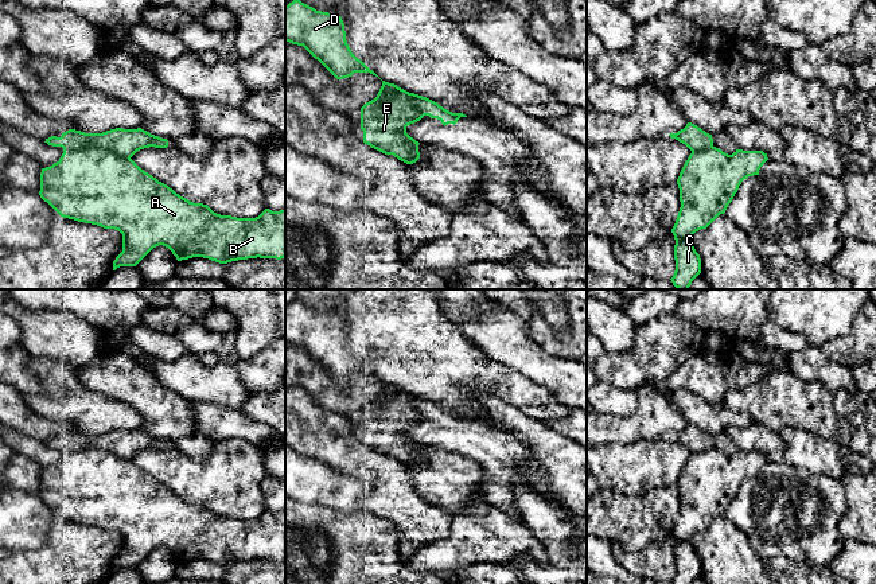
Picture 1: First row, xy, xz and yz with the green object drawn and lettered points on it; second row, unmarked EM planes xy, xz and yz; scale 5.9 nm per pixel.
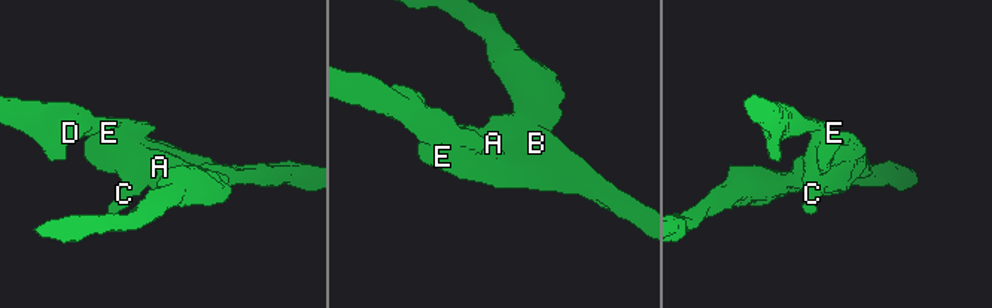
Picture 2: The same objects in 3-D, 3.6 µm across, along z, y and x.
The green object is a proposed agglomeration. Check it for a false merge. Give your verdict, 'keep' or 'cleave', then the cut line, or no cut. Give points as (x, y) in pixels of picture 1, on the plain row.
cleave | xy (63, 450), (104, 448), (129, 459)

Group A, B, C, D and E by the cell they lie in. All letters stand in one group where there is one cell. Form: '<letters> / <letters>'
A B C E / D

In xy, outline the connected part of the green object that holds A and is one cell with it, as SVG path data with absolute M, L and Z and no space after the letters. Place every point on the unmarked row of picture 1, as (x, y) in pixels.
M105 449L63 451L57 464L42 470L39 497L63 519L122 536L122 553L113 562L113 572L136 568L159 546L168 549L178 562L203 558L227 565L257 558L285 558L285 511L265 510L256 519L217 515L207 506L180 498L131 459Z

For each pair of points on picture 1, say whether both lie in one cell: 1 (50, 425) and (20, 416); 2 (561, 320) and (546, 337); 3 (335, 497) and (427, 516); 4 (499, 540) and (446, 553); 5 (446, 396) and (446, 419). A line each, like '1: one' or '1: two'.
1: one
2: two
3: two
4: one
5: two

